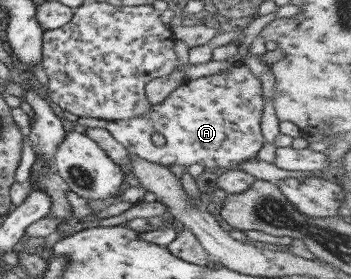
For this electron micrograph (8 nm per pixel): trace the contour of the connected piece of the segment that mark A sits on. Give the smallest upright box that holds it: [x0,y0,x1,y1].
[105,63,265,168]

